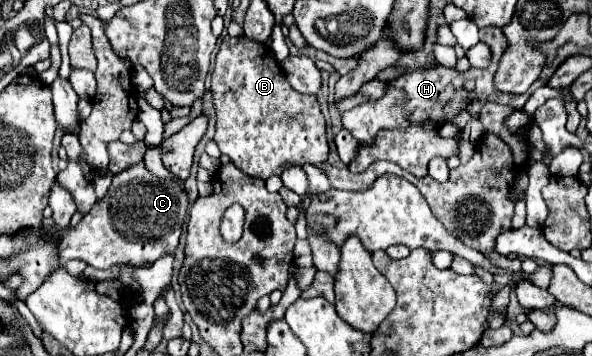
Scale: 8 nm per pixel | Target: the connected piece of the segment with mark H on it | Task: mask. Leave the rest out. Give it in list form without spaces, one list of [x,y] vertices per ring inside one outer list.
[[[430,63],[426,67],[410,69],[404,75],[388,81],[386,91],[380,99],[370,99],[368,103],[362,103],[362,105],[346,111],[342,115],[342,125],[360,143],[370,143],[380,129],[406,131],[412,125],[414,127],[432,125],[438,129],[438,127],[450,123],[474,99],[502,103],[502,105],[510,105],[514,109],[522,109],[528,99],[528,93],[526,95],[508,95],[508,93],[494,89],[494,85],[490,85],[490,67],[486,67],[486,69],[470,67],[466,73],[460,73],[456,69],[450,69],[450,67],[444,67],[438,63]]]

